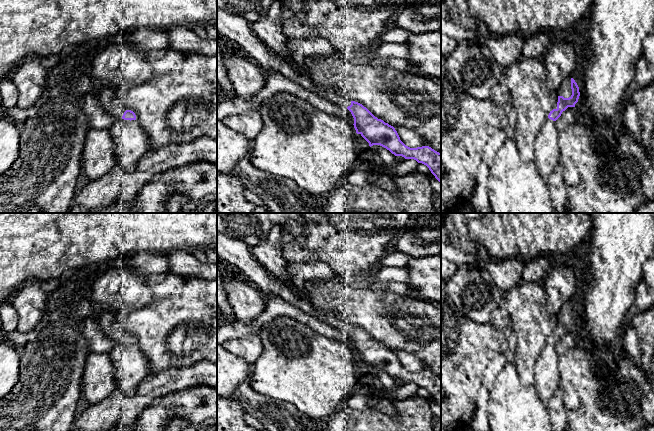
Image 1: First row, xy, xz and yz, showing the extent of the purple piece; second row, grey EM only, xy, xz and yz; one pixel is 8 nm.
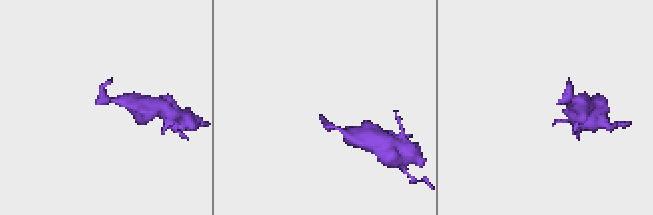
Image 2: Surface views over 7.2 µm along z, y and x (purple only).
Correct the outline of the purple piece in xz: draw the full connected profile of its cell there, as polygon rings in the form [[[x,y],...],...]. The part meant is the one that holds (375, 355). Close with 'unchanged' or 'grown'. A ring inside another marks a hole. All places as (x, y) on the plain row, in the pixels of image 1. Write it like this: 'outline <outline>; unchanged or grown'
outline [[[217,233],[217,257],[235,265],[258,289],[267,295],[276,295],[301,311],[316,317],[320,321],[346,331],[354,342],[354,352],[369,370],[380,369],[395,380],[414,383],[426,389],[441,407],[441,377],[429,370],[410,372],[401,364],[395,352],[375,341],[362,328],[351,325],[343,316],[315,307],[308,298],[301,299],[286,284],[278,280],[255,259],[251,249],[243,242],[238,242],[221,233]]]; grown

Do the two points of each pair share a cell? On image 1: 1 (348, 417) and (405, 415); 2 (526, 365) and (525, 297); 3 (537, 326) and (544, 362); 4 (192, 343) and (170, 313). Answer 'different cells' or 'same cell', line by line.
1: same cell
2: same cell
3: different cells
4: same cell

